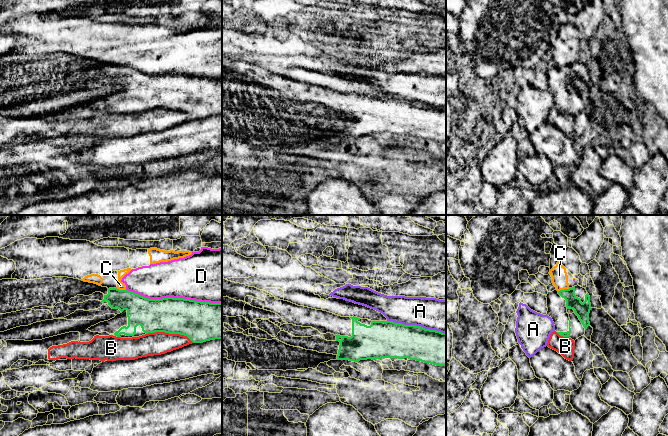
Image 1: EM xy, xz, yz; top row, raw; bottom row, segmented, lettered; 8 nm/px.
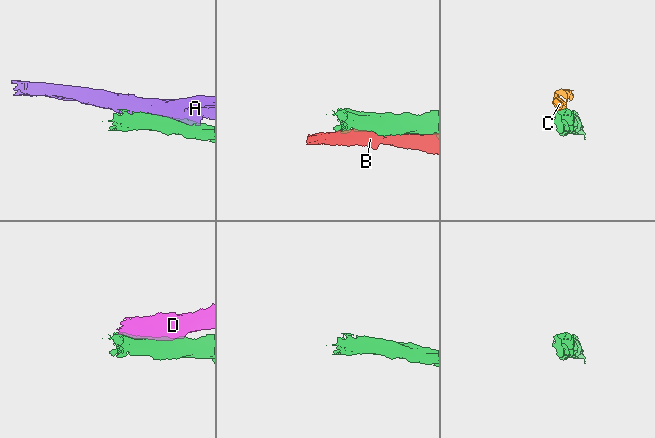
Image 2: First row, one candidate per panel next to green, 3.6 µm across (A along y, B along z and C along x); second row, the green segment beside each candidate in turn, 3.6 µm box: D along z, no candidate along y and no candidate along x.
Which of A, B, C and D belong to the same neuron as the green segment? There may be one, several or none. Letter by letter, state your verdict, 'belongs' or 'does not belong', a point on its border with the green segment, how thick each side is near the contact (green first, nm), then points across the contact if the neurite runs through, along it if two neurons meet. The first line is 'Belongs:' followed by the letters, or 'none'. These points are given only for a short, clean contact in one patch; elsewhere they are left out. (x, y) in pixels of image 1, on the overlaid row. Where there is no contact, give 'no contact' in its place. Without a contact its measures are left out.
Belongs: none
A: does not belong; meets green in xz at (415, 325); 300 nm thick on the green side, 260 nm on the other
B: does not belong; meets green in xy at (170, 333); 320 nm thick on the green side, 180 nm on the other
C: does not belong; meets green in yz at (564, 289); 120 nm thick on the green side, 130 nm on the other
D: does not belong; meets green in xy at (174, 298); 300 nm thick on the green side, 380 nm on the other

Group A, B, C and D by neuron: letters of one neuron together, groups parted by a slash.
A / B / C D

